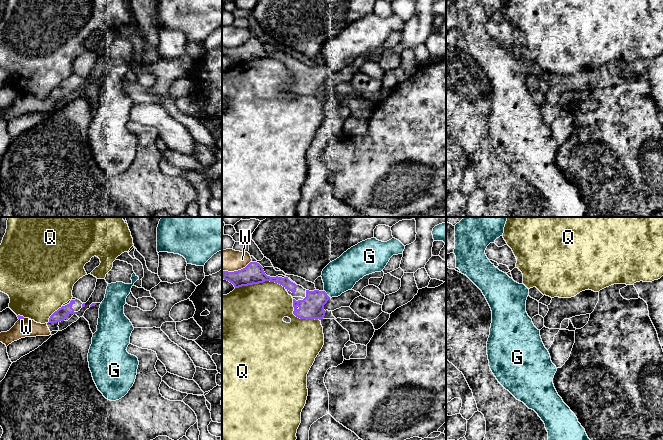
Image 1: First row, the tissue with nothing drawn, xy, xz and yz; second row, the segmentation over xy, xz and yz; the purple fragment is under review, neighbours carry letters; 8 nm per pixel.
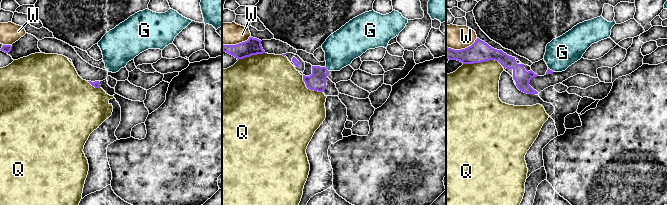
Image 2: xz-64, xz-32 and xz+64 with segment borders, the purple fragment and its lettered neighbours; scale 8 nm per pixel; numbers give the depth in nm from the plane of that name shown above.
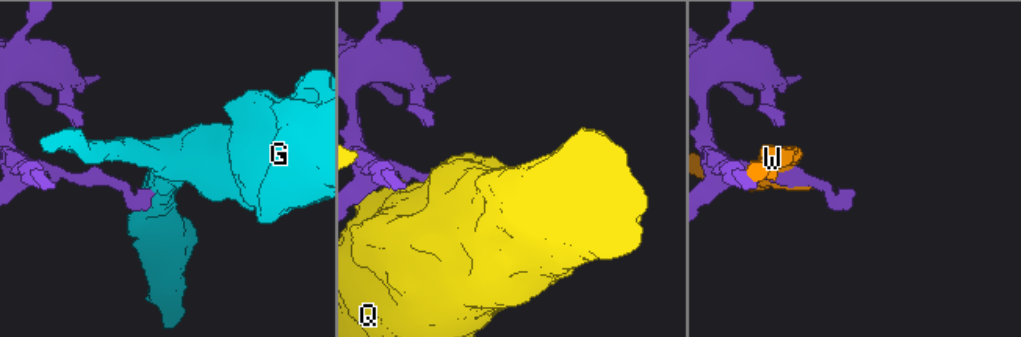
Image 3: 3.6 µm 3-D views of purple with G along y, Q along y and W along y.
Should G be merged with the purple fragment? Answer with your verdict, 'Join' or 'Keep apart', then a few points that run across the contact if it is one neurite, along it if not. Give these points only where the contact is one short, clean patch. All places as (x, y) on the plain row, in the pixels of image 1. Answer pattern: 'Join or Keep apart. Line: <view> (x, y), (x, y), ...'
Join

